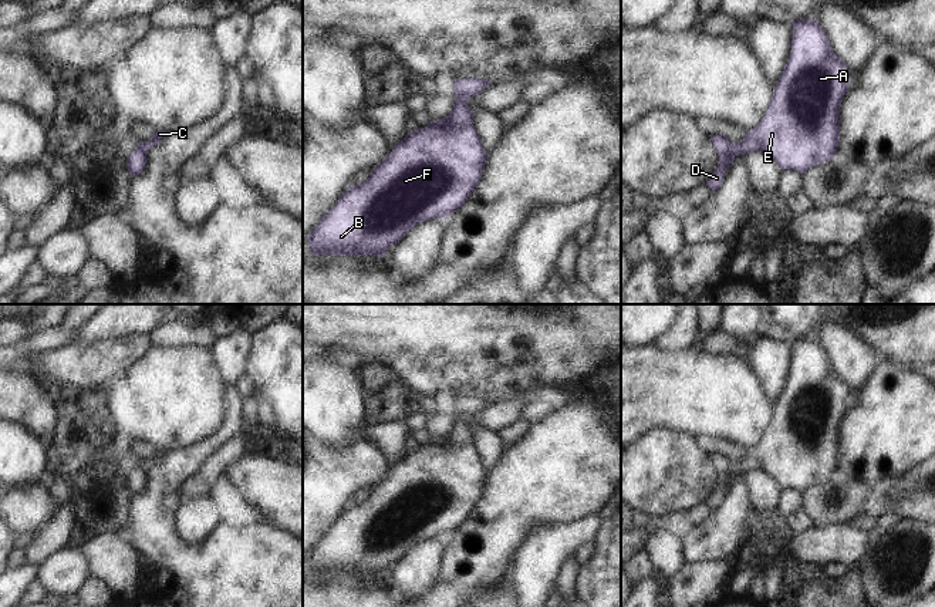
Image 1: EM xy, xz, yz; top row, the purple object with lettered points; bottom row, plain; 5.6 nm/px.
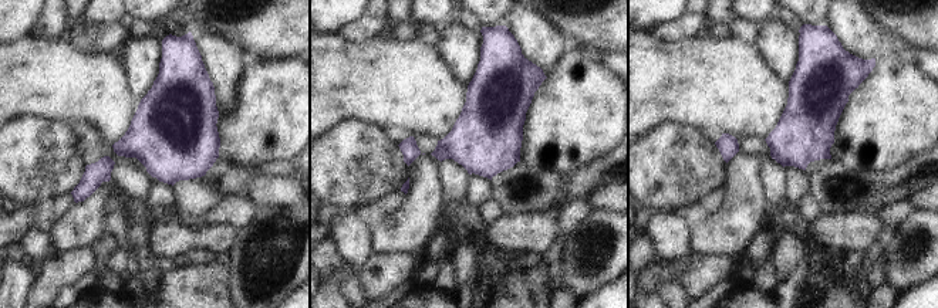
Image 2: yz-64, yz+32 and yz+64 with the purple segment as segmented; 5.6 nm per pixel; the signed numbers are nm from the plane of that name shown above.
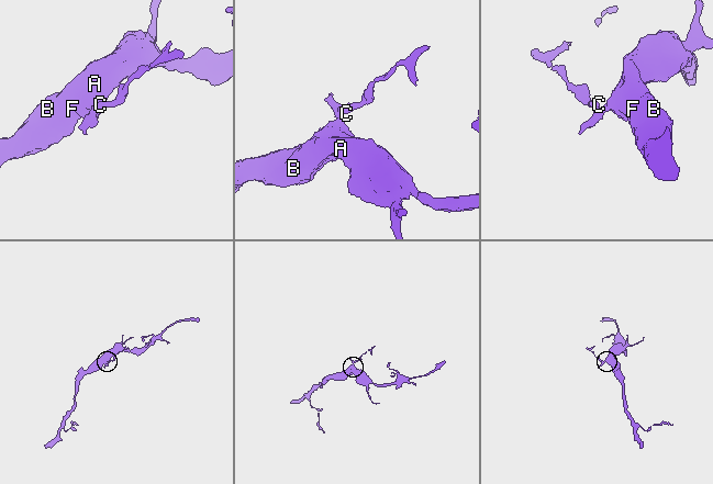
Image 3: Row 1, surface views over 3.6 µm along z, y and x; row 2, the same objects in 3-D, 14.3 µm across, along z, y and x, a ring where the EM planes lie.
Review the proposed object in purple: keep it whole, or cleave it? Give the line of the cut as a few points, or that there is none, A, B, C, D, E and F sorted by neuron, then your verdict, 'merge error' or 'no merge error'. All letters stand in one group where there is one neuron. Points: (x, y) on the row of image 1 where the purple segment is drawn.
yz (731, 142), (729, 149), (721, 157) | A B D E F / C | merge error

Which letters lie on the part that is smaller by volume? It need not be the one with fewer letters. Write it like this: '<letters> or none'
C

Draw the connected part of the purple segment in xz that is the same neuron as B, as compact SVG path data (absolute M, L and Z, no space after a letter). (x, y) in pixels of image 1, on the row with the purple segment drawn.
M465 94L456 97L448 117L408 132L364 183L348 186L307 237L311 254L385 257L388 247L418 223L456 212L482 181L487 163L468 100Z

